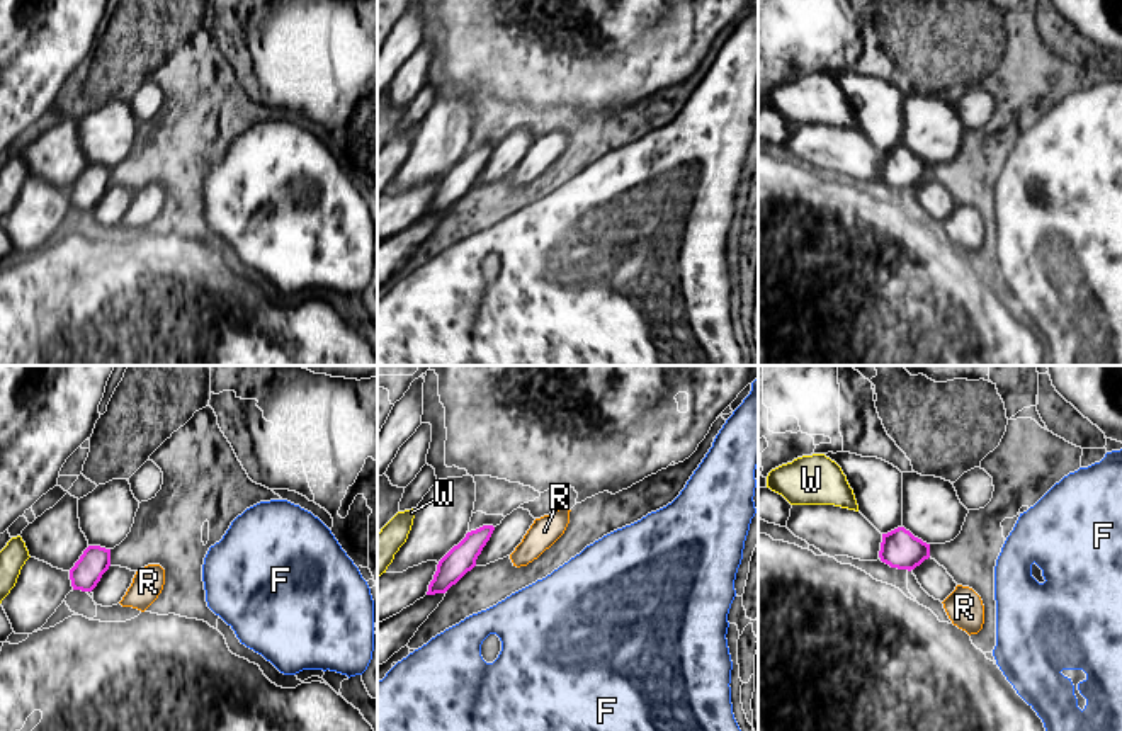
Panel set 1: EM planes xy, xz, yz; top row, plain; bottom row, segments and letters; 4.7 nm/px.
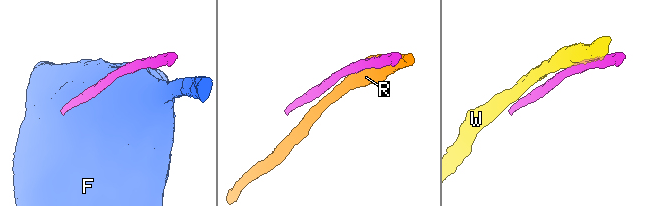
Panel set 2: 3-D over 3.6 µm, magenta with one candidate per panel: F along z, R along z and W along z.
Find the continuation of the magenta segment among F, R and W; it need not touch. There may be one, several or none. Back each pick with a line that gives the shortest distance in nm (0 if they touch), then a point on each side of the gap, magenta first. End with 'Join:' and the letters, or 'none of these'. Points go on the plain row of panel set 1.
Join: none of these

